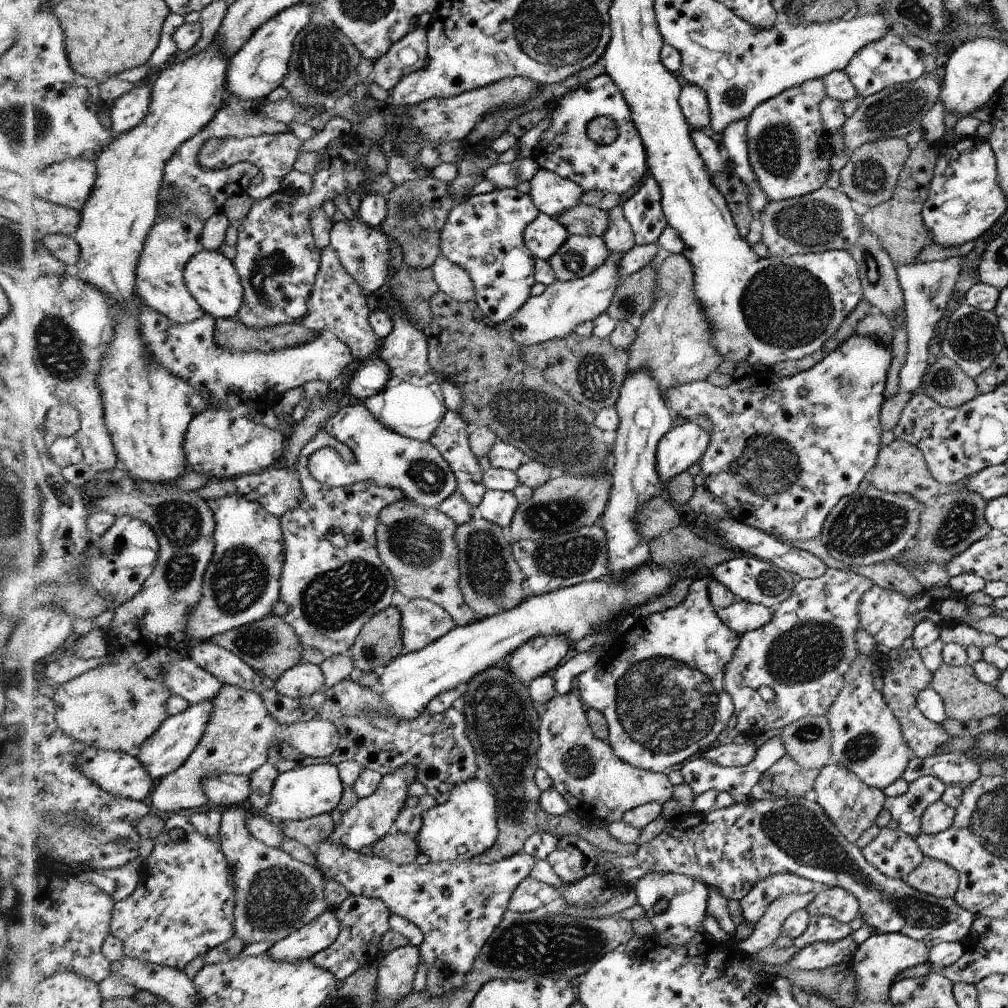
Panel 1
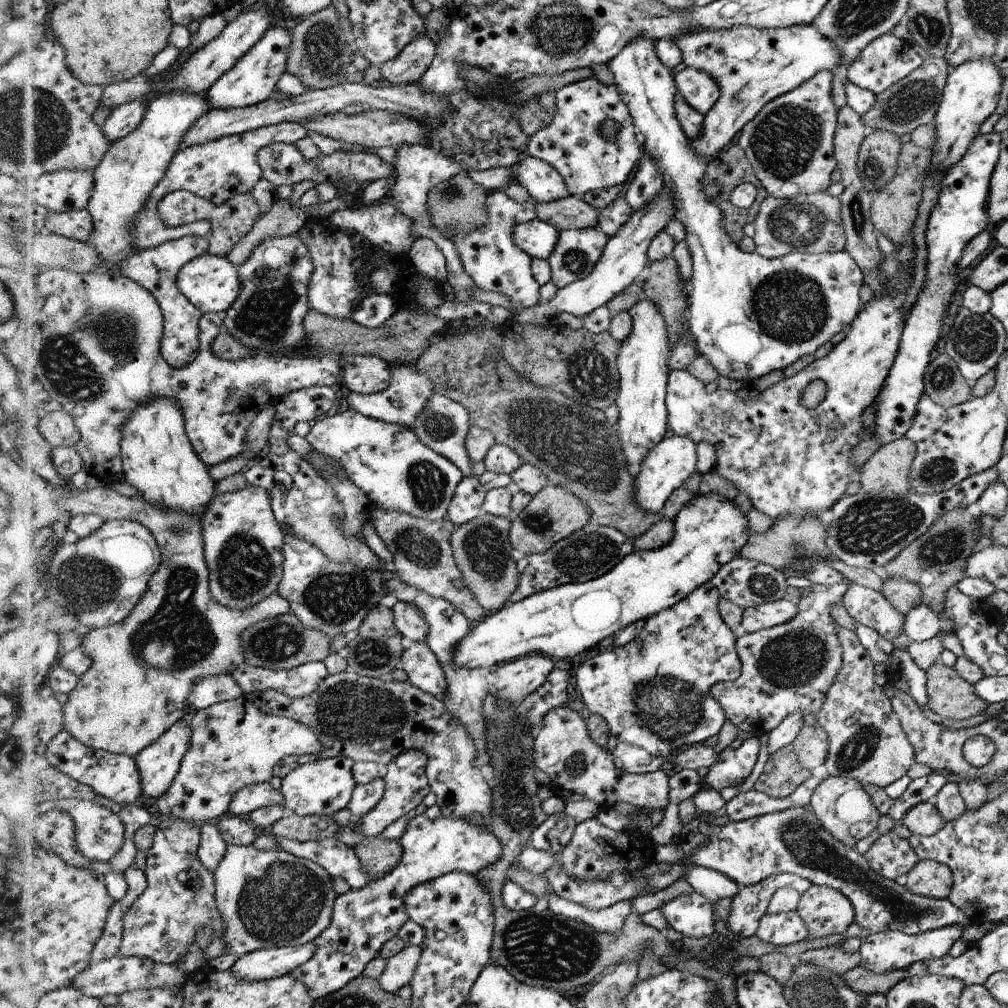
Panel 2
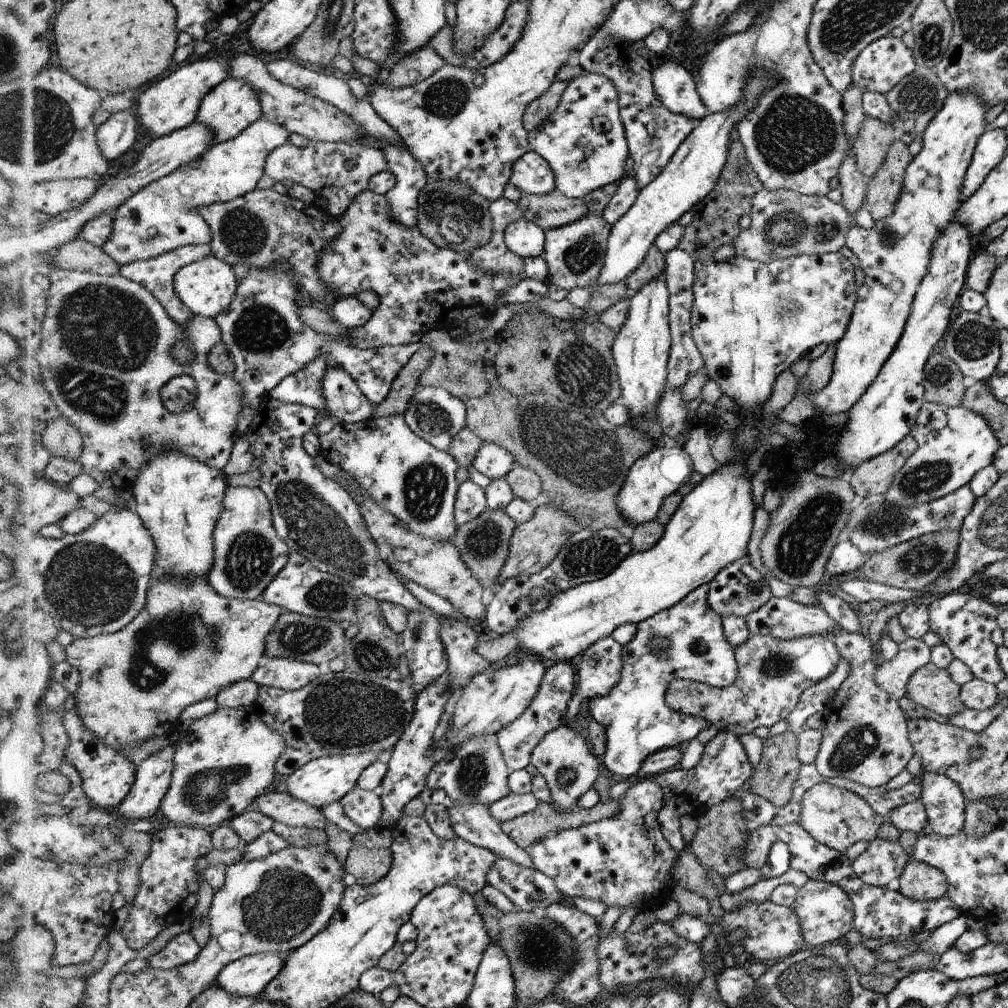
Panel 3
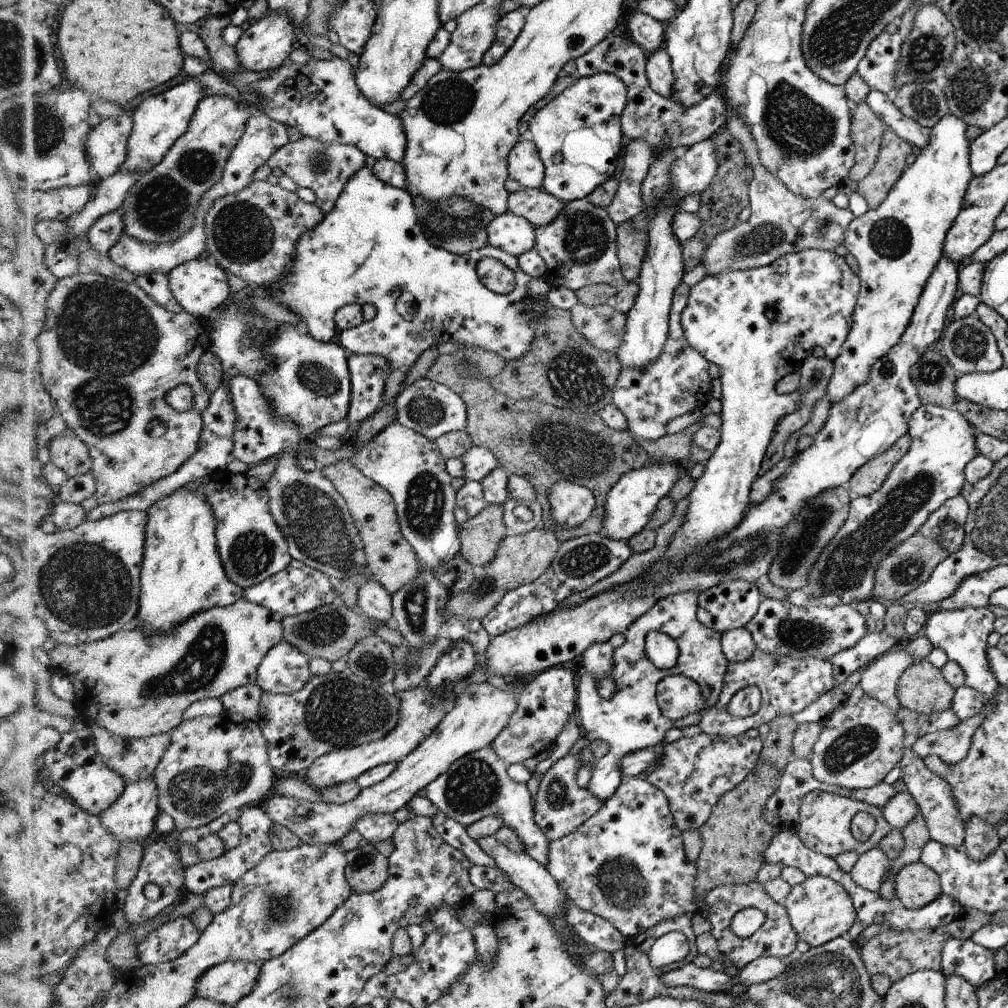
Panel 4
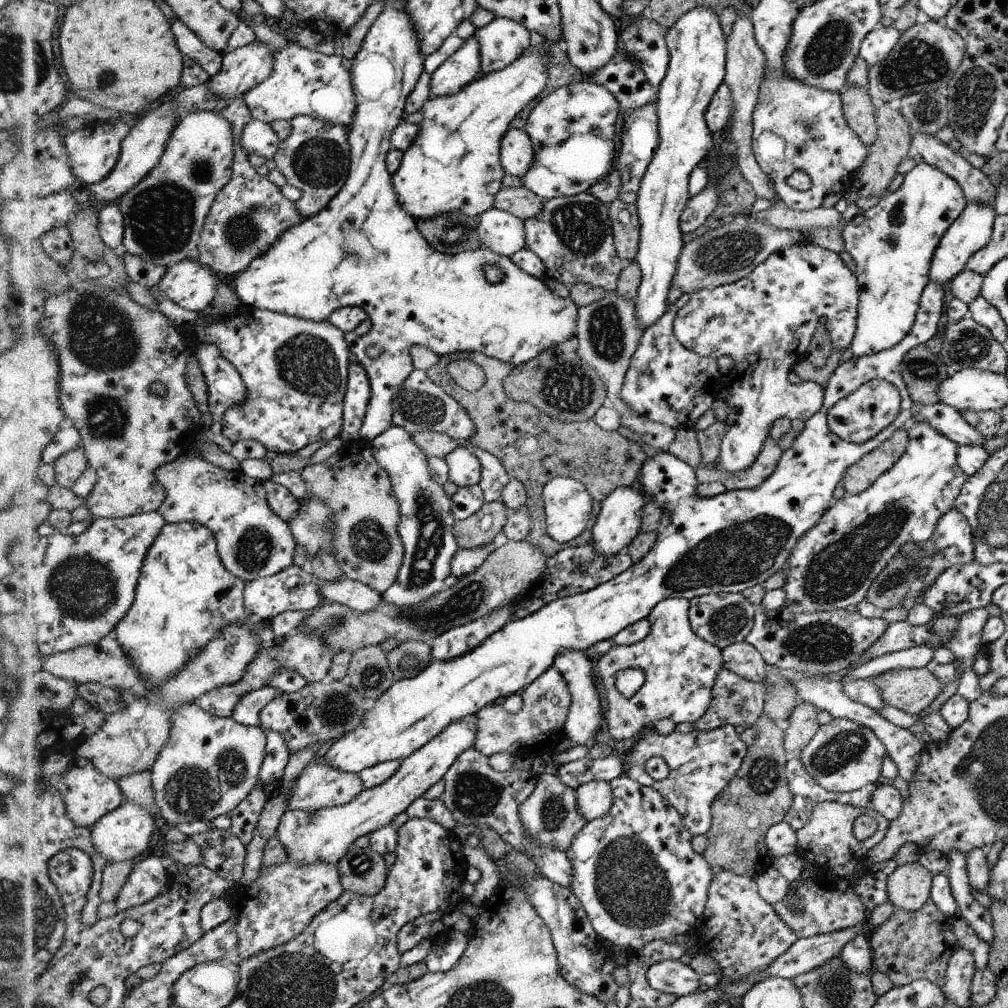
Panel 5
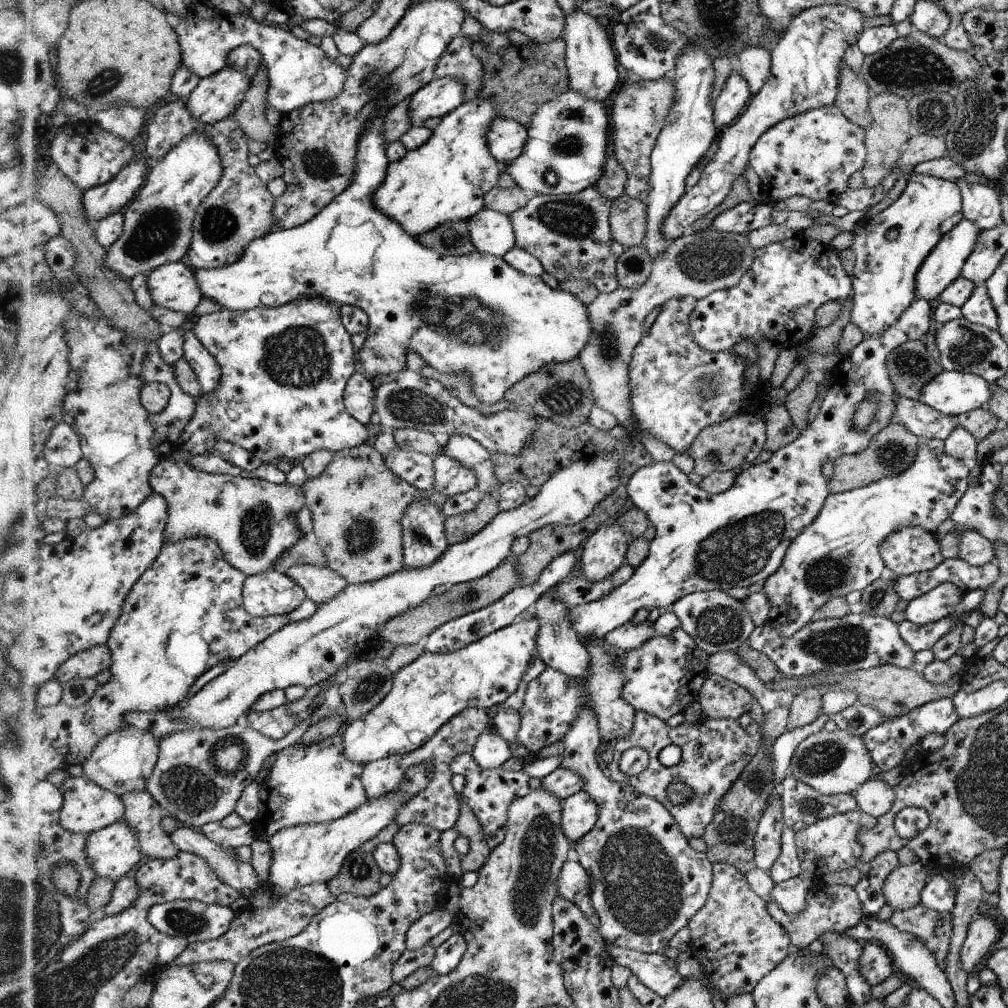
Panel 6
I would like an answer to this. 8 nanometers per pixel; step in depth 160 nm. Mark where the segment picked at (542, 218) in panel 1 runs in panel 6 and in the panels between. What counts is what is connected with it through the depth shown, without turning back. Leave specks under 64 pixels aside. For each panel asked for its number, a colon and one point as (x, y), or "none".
2: (537, 238)
3: (526, 239)
4: (513, 234)
5: (501, 231)
6: (492, 232)

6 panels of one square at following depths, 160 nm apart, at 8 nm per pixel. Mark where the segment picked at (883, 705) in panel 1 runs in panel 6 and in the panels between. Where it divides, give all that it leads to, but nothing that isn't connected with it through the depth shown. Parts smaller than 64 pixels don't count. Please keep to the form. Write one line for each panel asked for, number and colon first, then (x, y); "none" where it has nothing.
2: (867, 743)
3: (866, 740)
4: (860, 743)
5: (843, 756)
6: (833, 762)

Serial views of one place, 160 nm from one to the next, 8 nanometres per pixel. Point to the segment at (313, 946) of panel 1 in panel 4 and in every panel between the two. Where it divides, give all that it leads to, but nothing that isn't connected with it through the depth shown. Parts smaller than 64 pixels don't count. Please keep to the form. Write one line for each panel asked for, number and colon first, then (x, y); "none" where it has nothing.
2: (263, 965)
3: (249, 977)
4: (228, 983)

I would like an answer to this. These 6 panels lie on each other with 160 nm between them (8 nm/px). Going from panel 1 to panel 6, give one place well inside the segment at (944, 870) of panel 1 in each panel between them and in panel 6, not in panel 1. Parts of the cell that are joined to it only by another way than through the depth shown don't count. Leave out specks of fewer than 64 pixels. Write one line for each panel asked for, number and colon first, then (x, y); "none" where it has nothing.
2: (930, 878)
3: (921, 882)
4: (916, 885)
5: (909, 886)
6: (903, 888)

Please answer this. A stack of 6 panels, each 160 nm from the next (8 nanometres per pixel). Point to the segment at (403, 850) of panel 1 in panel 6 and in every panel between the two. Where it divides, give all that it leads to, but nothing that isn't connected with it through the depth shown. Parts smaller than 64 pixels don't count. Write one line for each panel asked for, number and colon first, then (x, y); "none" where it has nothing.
2: (378, 856)
3: (368, 866)
4: (367, 870)
5: (363, 871)
6: (360, 875)

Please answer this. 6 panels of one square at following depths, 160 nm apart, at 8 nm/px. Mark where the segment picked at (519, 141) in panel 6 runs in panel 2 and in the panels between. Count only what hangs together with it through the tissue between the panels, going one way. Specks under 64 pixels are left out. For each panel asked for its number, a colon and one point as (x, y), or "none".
2: (543, 182)
3: (531, 173)
4: (525, 165)
5: (517, 154)

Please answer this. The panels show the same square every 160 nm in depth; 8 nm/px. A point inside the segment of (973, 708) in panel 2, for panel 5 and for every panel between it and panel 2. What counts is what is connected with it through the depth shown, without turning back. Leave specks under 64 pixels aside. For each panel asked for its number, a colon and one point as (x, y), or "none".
3: (932, 687)
4: (922, 687)
5: (911, 690)

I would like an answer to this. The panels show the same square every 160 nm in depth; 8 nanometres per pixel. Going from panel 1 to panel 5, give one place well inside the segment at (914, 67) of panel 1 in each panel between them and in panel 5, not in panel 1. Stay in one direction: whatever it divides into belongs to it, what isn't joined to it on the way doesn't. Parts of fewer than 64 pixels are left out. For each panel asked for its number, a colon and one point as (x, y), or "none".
2: (888, 60)
3: (889, 60)
4: (878, 71)
5: (876, 46)

